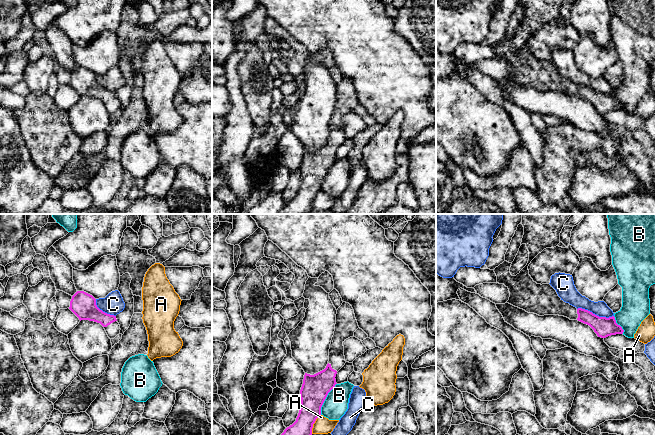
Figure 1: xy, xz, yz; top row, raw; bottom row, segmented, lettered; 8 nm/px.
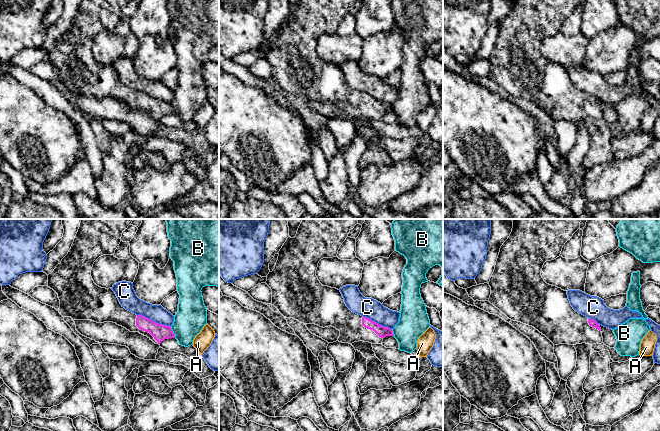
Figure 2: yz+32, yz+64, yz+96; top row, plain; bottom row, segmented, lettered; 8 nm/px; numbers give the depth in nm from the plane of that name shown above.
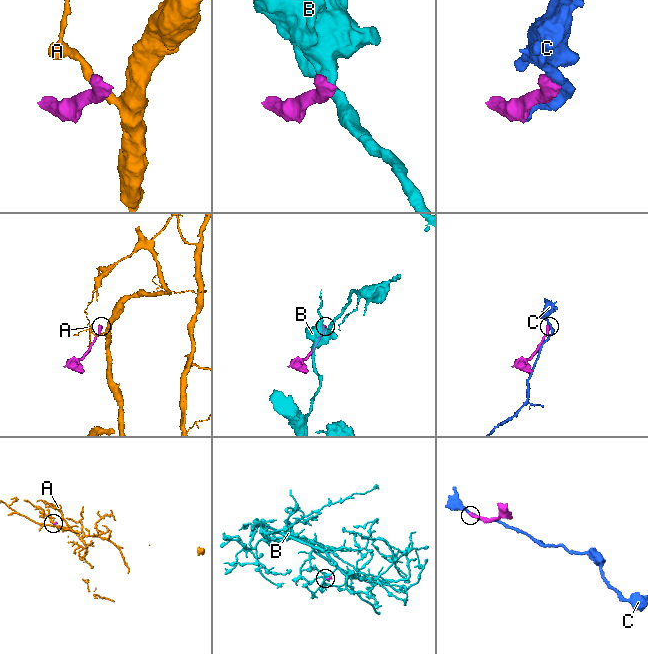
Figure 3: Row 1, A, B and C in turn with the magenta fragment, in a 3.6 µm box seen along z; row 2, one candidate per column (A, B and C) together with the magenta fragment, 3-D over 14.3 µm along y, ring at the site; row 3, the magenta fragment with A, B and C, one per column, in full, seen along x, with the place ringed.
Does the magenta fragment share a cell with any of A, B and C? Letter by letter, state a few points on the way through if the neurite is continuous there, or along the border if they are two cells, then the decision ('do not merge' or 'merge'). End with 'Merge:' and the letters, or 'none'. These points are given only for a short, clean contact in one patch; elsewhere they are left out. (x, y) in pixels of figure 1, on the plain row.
A: along xz (320, 190), (313, 200), (311, 209) | do not merge
B: along xz (336, 159), (328, 169), (321, 183), (320, 190) | do not merge
C: do not merge
Merge: none

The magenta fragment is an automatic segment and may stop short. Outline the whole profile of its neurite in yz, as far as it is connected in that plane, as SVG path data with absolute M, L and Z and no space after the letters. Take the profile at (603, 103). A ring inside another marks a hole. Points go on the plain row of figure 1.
M522 0L524 11L522 20L529 27L527 41L516 52L510 49L512 39L504 37L494 45L497 59L504 60L510 68L507 79L539 92L559 91L578 96L589 101L598 113L623 110L624 106L616 99L615 93L599 93L592 88L576 84L564 78L550 60L537 60L529 51L528 42L544 25L554 24L560 19L560 9L564 0Z

